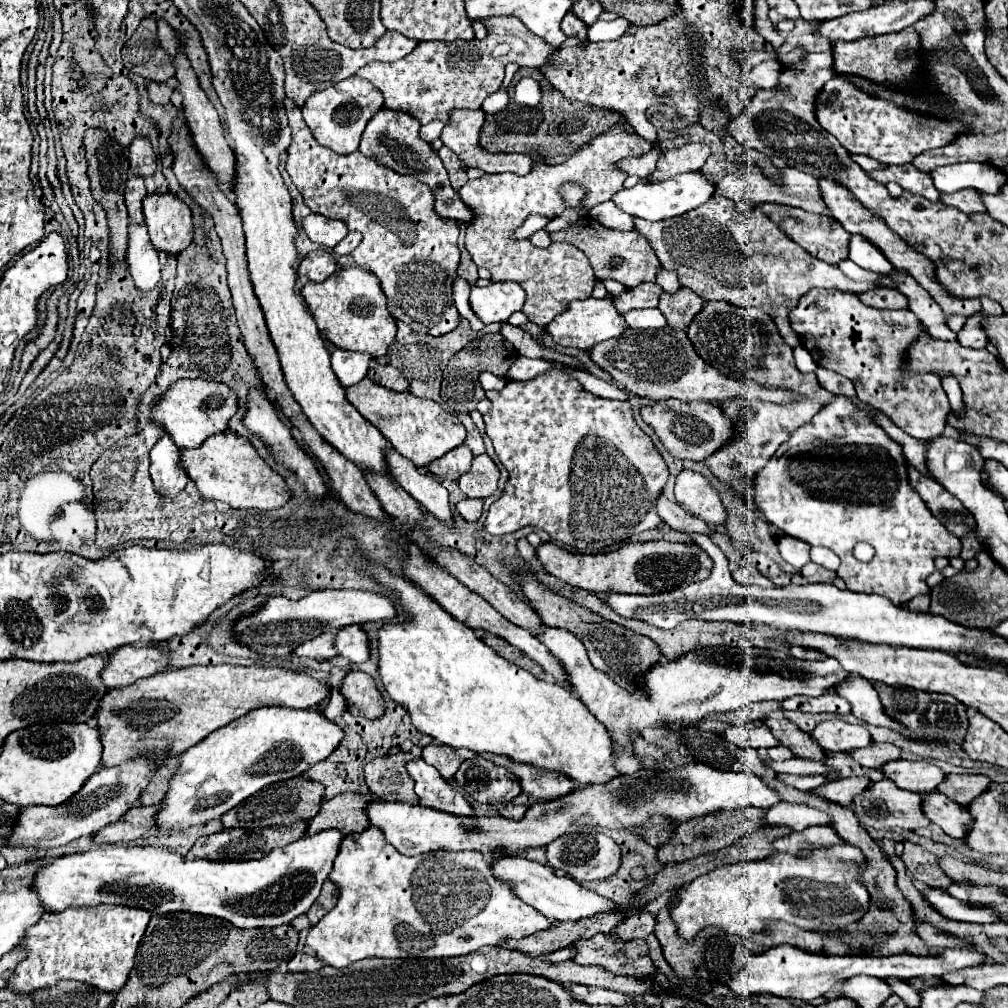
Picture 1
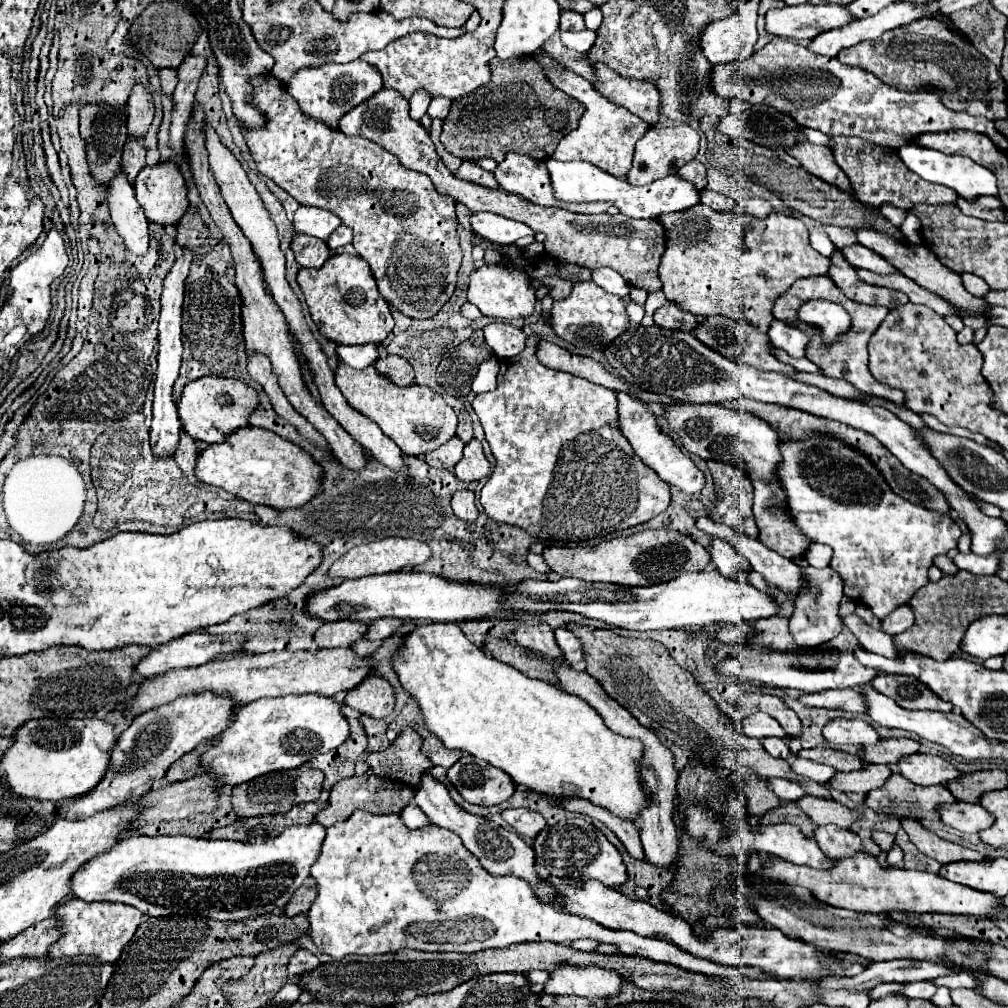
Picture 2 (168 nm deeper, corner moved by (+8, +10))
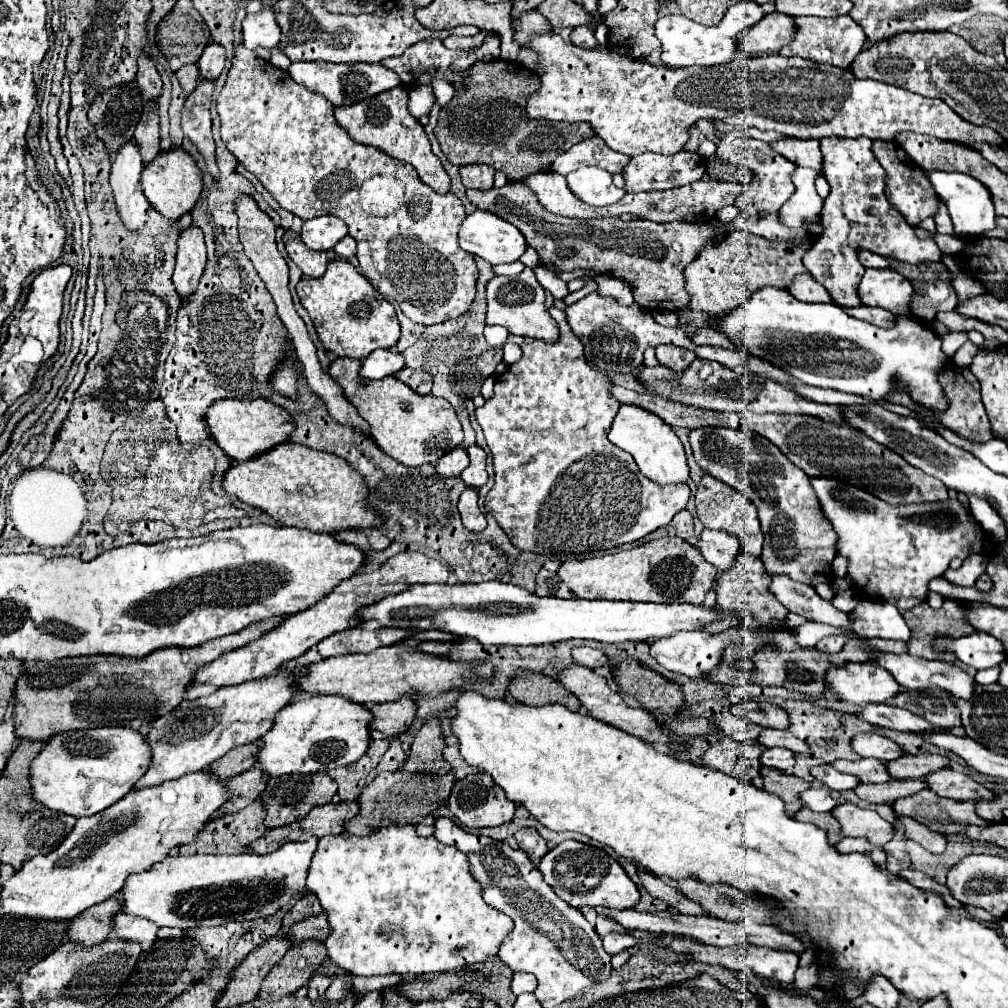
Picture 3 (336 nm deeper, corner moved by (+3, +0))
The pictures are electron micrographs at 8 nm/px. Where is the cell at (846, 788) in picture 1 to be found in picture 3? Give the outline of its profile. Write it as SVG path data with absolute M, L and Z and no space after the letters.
M889 780L883 784L857 784L853 792L861 800L867 800L873 804L891 804L897 798L911 796L923 788L927 788L923 780Z

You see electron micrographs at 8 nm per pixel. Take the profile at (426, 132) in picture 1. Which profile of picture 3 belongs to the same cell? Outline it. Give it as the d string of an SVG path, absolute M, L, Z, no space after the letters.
M417 86L409 90L409 112L415 118L427 116L433 110L433 104L435 104L435 96L431 86Z

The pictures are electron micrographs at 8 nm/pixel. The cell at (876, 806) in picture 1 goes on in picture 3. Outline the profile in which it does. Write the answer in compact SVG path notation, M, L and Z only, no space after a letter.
M929 788L909 798L899 798L893 802L893 812L915 818L939 834L963 832L969 824L987 826L987 822L975 814L975 802L953 802L951 798L937 796Z

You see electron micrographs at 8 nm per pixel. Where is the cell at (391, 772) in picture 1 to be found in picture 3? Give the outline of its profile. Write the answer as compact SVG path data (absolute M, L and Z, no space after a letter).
M427 720L413 744L411 744L411 752L407 756L407 760L403 762L405 772L419 772L419 774L447 774L451 772L449 764L443 760L443 736L439 730L439 722L437 720Z

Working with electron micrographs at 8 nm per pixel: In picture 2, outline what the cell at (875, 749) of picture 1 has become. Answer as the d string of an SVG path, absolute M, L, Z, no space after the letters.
M888 738L888 740L880 740L880 744L868 746L864 750L864 760L868 764L898 764L900 758L918 752L920 752L920 742L916 740Z

